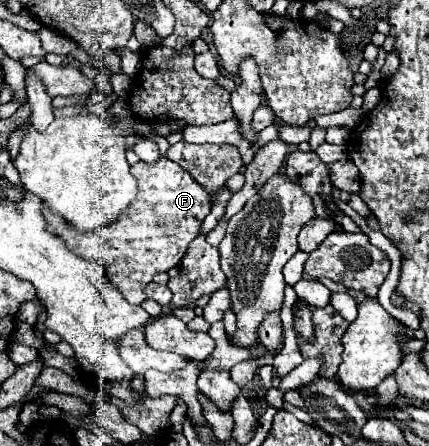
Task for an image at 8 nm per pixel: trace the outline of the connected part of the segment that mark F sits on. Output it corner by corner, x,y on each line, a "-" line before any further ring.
162,156
156,164
138,162
130,168
132,176
138,180
138,194
130,202
130,208
106,228
94,232
74,232
66,228
58,216
46,208
46,220
52,232
62,234
62,240
70,252
84,260
100,262
110,282
116,290
130,302
142,304
146,300
144,286
152,282
156,272
168,272
178,266
188,244
200,234
202,220
210,214
210,194
176,162

